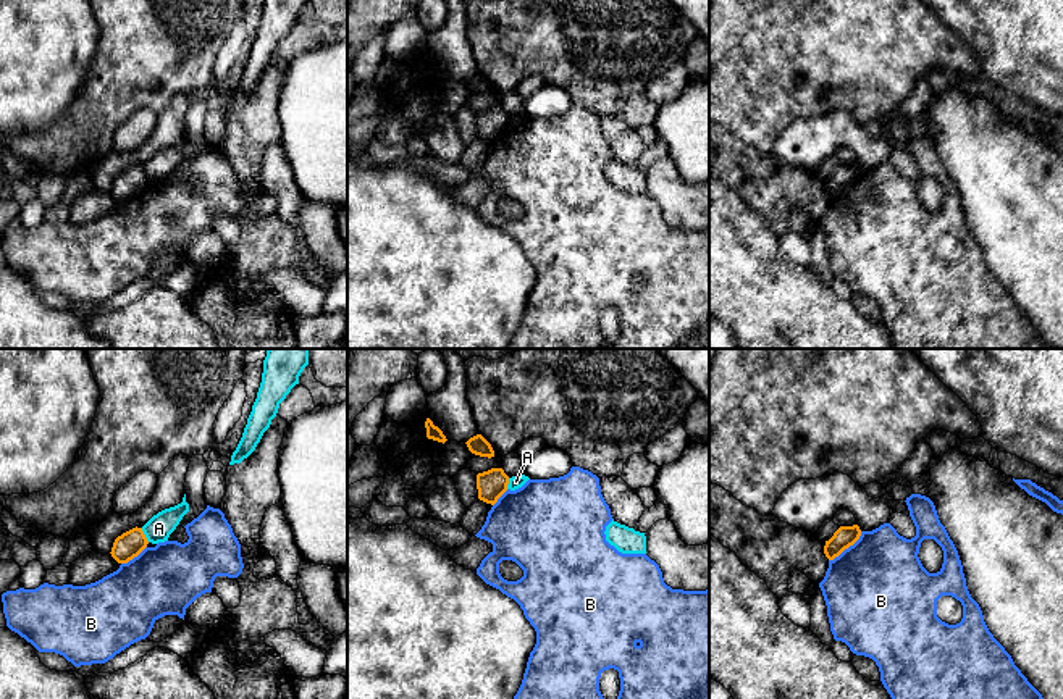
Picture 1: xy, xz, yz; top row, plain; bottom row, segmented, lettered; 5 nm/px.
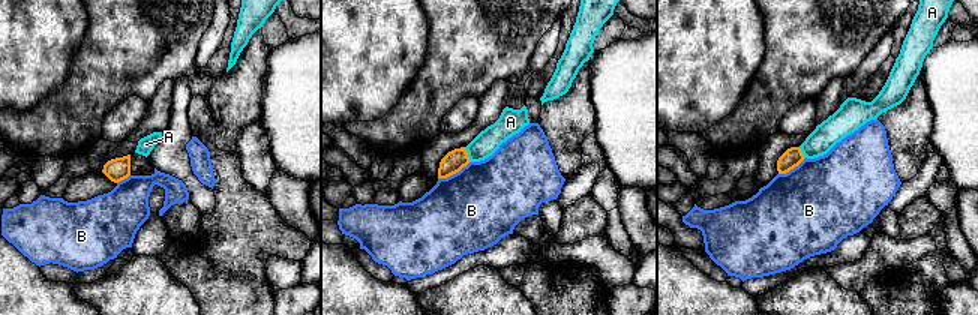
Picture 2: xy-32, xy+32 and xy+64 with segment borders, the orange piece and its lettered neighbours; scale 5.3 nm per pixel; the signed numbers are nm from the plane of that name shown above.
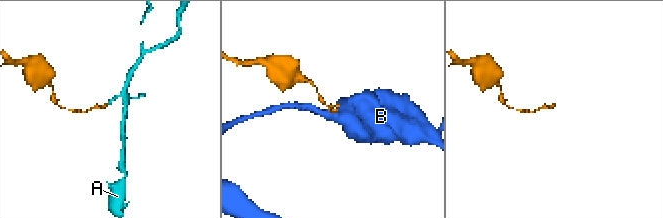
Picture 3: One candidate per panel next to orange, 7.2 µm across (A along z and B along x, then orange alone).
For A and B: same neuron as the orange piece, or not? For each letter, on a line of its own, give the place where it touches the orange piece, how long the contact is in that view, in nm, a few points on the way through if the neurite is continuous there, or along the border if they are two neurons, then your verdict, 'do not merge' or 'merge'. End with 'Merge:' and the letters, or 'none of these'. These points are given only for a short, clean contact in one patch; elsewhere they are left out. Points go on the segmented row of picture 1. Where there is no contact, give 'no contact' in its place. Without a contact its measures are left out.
A: contact xy (144, 535); length 80 nm; border xy (141, 528), (149, 541); do not merge
B: contact yz (847, 548); length 220 nm; do not merge
Merge: none of these

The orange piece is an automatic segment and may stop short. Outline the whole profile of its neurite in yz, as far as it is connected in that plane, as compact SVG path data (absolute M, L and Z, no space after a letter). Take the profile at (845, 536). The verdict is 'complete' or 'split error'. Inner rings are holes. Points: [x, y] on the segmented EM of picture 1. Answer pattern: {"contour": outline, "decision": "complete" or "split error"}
{"contour": "M858 525L853 526L840 526L834 536L826 541L824 554L829 560L838 557L845 549L853 546L861 536L861 529Z", "decision": "complete"}

